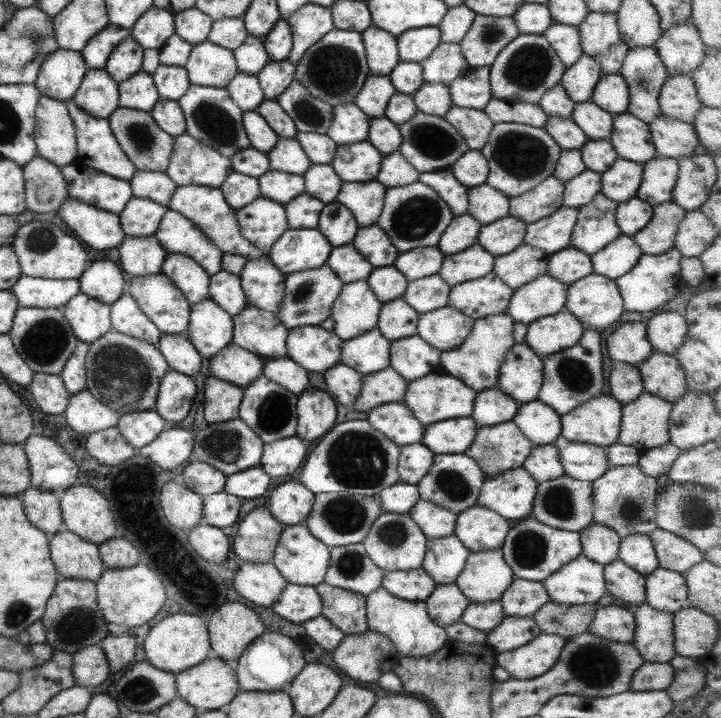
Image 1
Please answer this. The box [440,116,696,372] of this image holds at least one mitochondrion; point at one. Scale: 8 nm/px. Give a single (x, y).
(523, 156)

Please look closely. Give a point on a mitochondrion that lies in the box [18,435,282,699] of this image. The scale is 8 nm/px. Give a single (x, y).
(76, 624)

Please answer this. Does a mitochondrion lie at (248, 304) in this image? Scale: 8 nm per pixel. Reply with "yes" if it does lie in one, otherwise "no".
no

